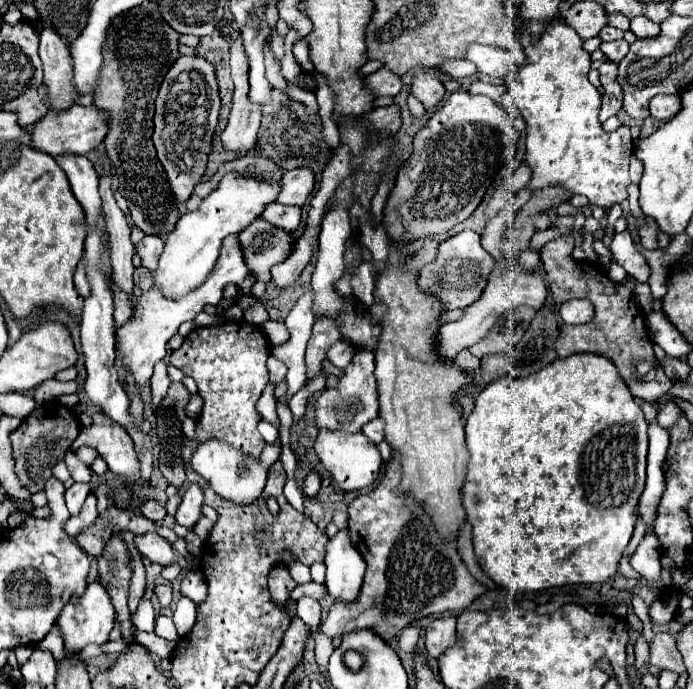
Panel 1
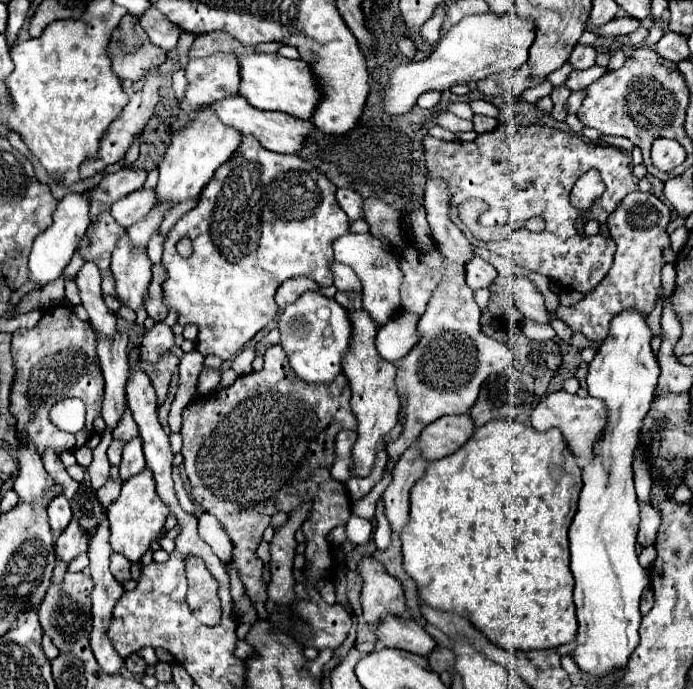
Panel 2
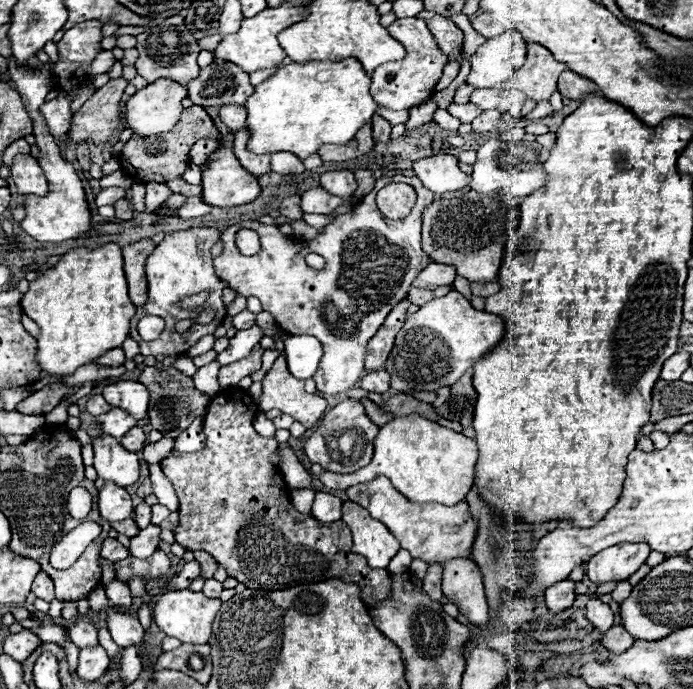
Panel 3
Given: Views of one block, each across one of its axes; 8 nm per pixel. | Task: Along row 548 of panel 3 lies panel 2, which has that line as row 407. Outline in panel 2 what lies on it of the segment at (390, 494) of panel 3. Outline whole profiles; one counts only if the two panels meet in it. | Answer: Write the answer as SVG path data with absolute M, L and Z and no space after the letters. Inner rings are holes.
M428 178L424 208L432 228L432 238L436 240L444 256L444 278L432 294L430 304L418 322L418 330L422 334L420 342L404 360L396 362L396 388L398 394L404 398L406 424L400 438L388 446L390 458L404 454L414 438L418 438L420 432L434 420L446 414L470 412L488 374L500 372L510 364L506 354L510 350L506 348L506 344L492 340L480 332L478 320L482 312L472 298L472 288L466 284L464 268L472 260L472 256L476 256L476 252L462 230L448 220L448 186L444 184L444 180Z

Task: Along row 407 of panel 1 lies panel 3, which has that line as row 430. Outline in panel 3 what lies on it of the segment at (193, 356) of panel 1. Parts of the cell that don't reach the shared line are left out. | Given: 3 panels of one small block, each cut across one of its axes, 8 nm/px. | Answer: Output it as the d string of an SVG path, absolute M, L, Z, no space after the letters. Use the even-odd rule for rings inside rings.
M236 386L220 390L210 400L204 416L206 446L192 454L168 456L166 464L160 464L180 498L180 526L174 532L176 542L192 552L210 552L216 562L228 570L228 576L254 590L288 590L300 584L324 582L328 578L364 584L368 580L368 564L364 556L356 556L350 552L350 528L342 520L338 520L336 524L316 524L312 516L300 514L292 508L280 470L268 460L276 452L276 440L262 438L254 430L252 422L256 418L256 412L258 406L250 394L242 392Z

